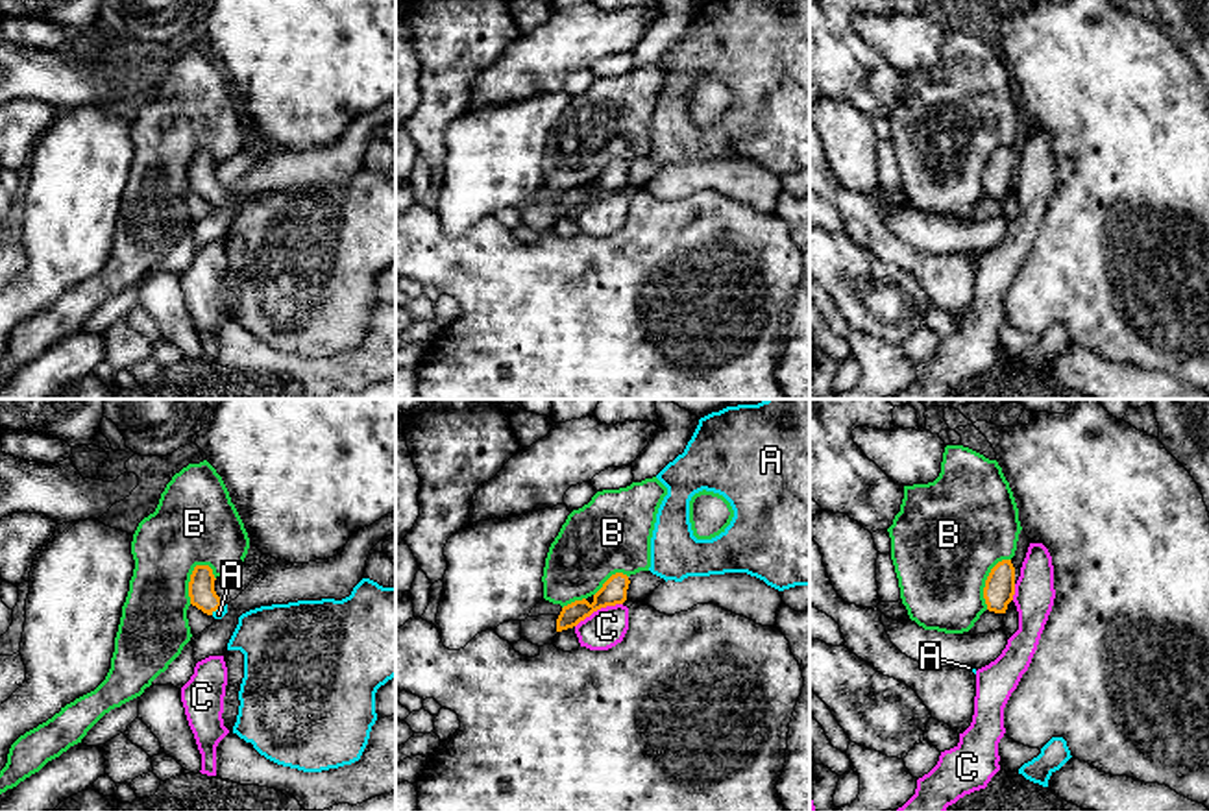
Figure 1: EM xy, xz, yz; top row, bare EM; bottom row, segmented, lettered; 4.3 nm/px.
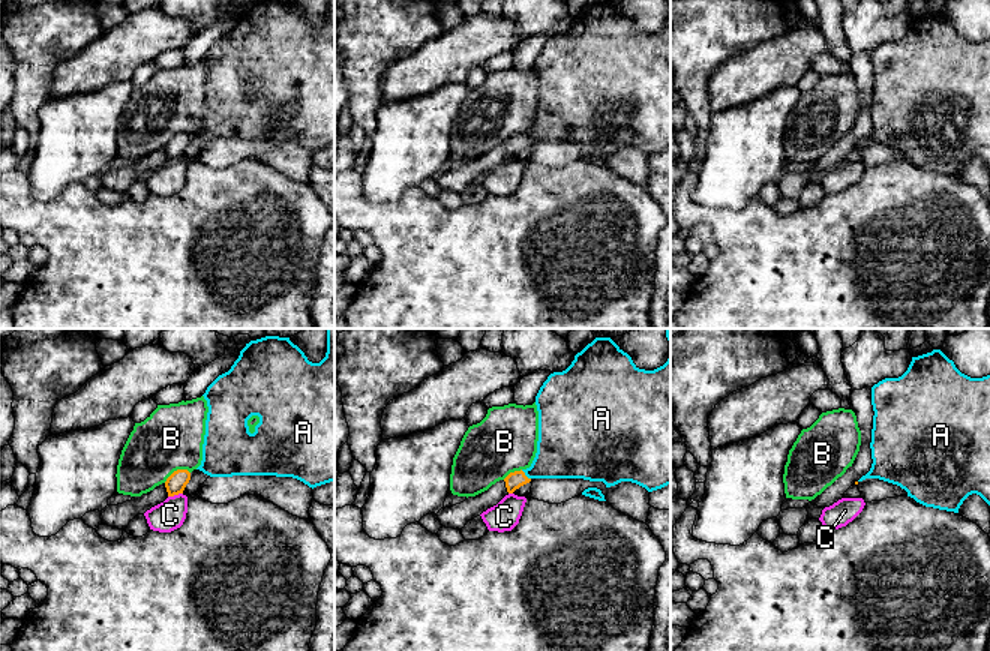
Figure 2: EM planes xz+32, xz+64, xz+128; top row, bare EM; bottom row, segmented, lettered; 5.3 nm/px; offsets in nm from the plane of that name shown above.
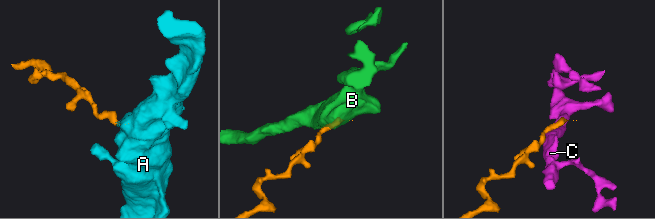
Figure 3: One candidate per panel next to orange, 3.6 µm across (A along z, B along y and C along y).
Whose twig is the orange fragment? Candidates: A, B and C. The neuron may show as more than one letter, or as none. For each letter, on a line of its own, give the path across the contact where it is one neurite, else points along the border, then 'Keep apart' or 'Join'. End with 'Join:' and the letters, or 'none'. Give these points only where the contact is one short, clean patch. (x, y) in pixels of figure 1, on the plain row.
A: Path across: xy (202, 180), (217, 194), (219, 200). Join
B: Boundary: xy (207, 150), (198, 150), (191, 161), (189, 189). Keep apart
C: Boundary: xz (622, 189), (598, 194), (575, 213). Keep apart
Join: A

